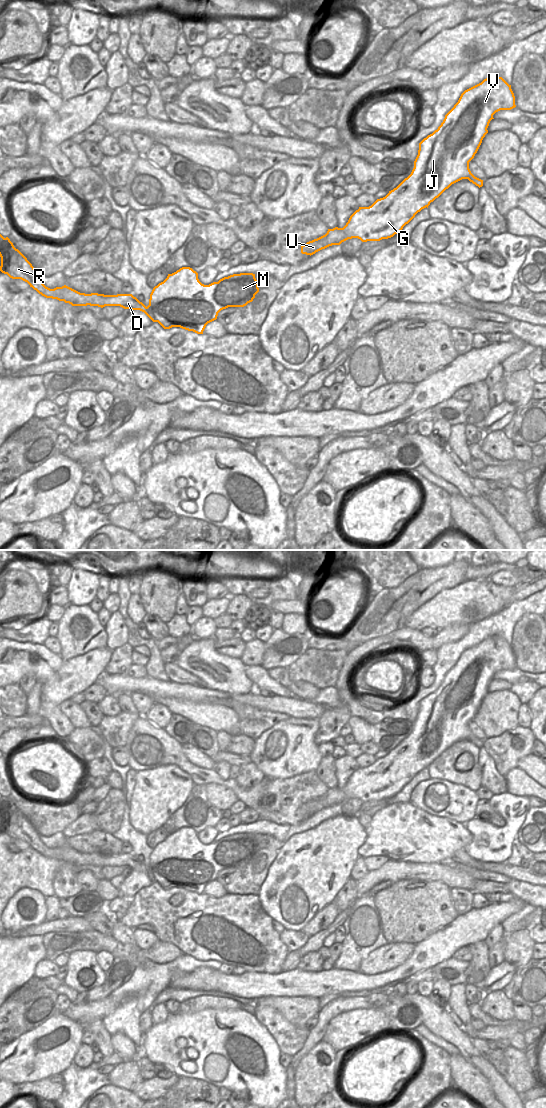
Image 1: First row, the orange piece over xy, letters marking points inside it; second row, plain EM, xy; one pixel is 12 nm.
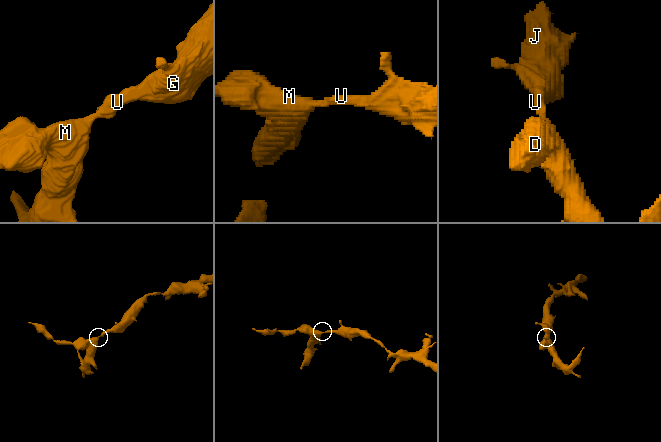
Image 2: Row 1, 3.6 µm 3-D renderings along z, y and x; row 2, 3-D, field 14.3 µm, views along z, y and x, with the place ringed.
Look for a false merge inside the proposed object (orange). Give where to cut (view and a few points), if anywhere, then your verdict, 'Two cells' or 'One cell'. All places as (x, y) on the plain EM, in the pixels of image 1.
No split. One cell.

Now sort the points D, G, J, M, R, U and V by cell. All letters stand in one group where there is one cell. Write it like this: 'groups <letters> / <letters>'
groups D G J M R U V

